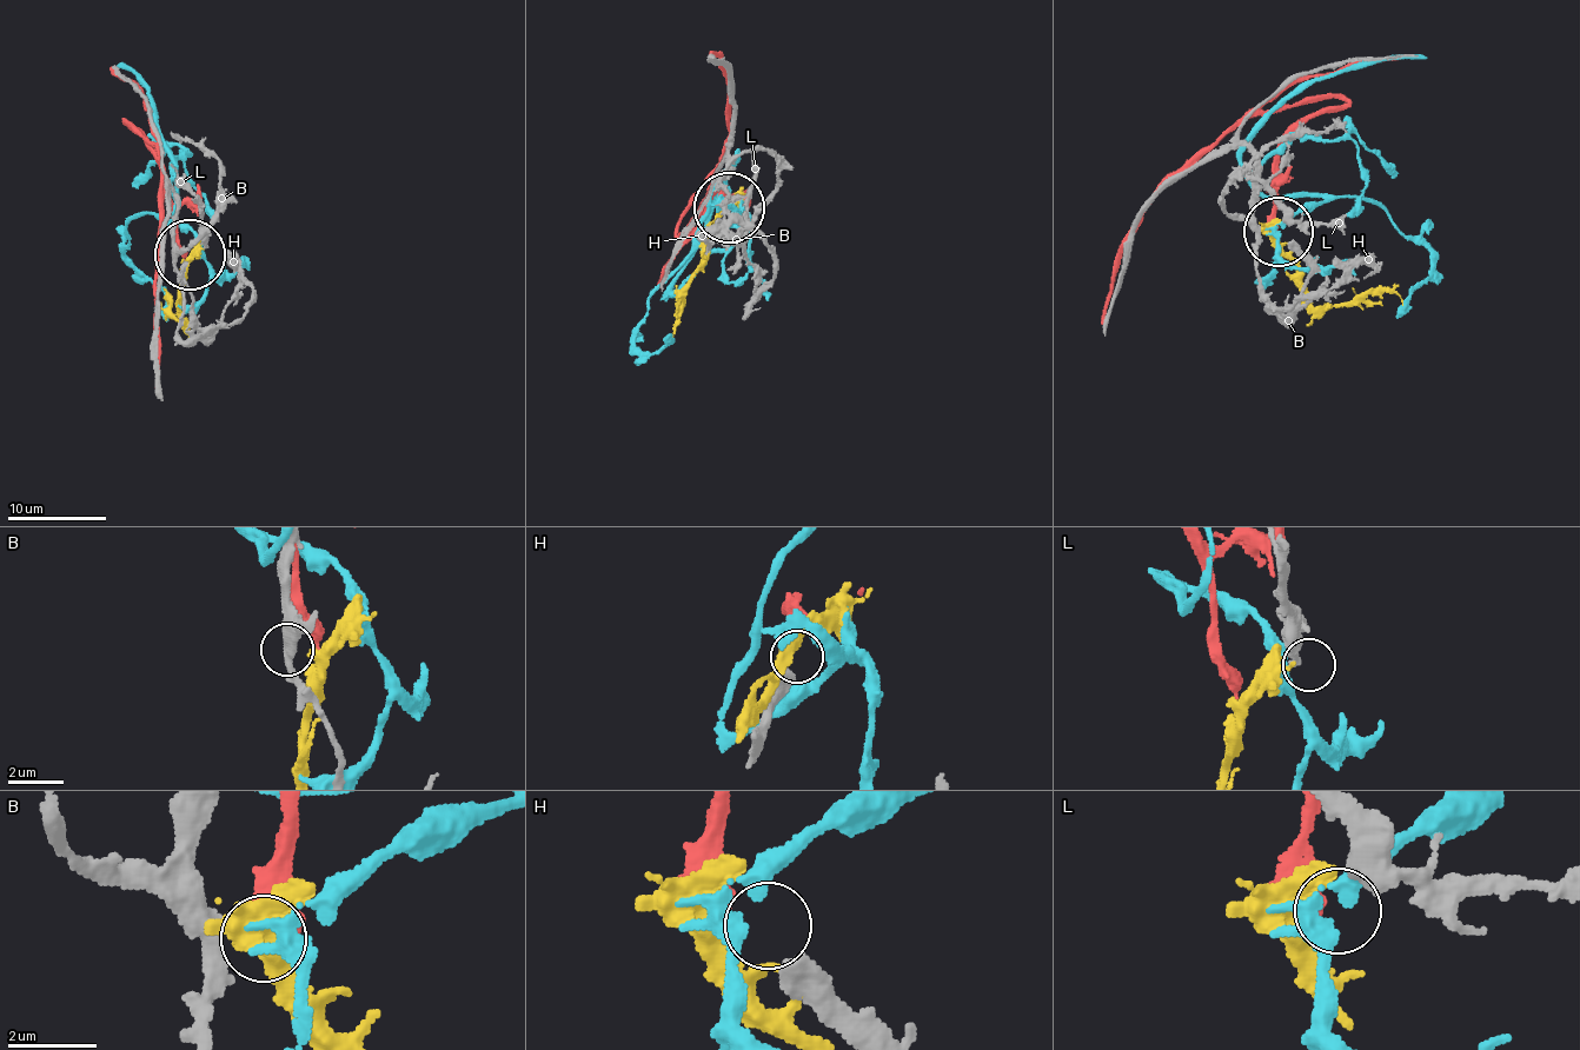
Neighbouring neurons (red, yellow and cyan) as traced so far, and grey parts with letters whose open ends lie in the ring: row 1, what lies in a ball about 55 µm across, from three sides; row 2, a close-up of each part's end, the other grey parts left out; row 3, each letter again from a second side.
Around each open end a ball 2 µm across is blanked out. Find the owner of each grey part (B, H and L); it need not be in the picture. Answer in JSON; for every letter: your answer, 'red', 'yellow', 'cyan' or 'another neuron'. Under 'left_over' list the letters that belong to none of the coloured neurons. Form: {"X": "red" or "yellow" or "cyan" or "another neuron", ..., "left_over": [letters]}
{"B": "another neuron", "H": "red", "L": "another neuron", "left_over": ["B", "L"]}

